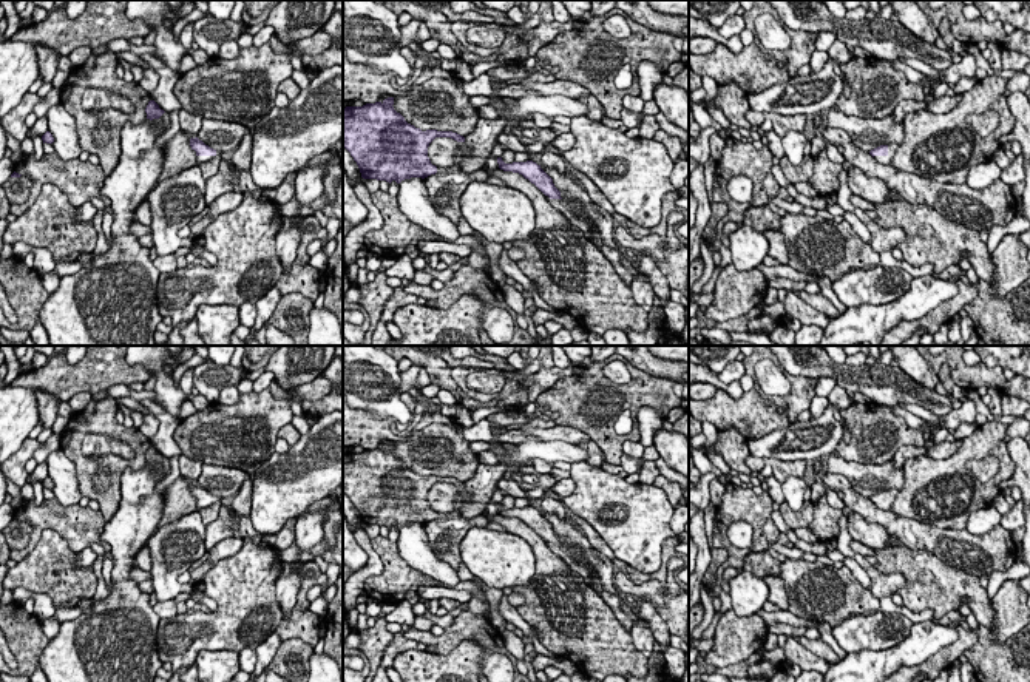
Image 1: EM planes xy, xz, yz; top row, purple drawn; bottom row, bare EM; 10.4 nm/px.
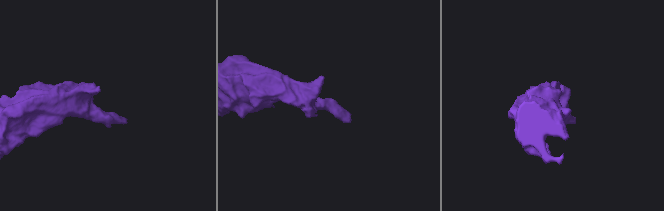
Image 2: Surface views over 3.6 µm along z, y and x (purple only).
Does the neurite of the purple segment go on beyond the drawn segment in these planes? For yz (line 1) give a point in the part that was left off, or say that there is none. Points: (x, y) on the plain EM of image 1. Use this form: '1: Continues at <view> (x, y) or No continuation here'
1: Continues at yz (893, 492)

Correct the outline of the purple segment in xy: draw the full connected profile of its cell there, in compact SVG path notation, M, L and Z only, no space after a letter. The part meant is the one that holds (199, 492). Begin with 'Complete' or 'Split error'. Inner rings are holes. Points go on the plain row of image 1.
Split error. M191 483L190 484L190 492L191 492L191 495L196 497L196 501L198 501L196 506L198 506L198 509L208 508L215 501L227 501L227 500L222 500L221 497L216 497L216 495L210 494L208 491L205 491L198 483L195 483L195 484Z

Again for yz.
Split error. M889 489L889 491L880 491L874 495L869 497L869 500L880 509L889 511L893 506L896 497L897 497L897 489Z

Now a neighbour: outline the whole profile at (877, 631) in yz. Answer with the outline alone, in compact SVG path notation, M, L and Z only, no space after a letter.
M882 611L846 617L832 628L832 636L846 654L888 650L897 647L910 634L911 622L905 616Z

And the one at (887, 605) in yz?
M882 597L880 599L880 611L882 613L891 613L891 614L902 614L906 619L910 619L913 623L916 622L925 622L925 620L934 620L934 611L925 609L922 613L913 613L906 606L897 606L891 597Z

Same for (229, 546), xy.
M227 537L215 545L208 552L210 557L198 568L195 568L190 574L190 585L195 586L204 582L204 574L212 569L219 560L235 555L242 548L244 539L239 537Z

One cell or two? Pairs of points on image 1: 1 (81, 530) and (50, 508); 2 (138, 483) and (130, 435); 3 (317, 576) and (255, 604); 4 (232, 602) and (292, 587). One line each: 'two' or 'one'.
1: one
2: two
3: two
4: two

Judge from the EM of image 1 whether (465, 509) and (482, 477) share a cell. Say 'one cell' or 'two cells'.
one cell

